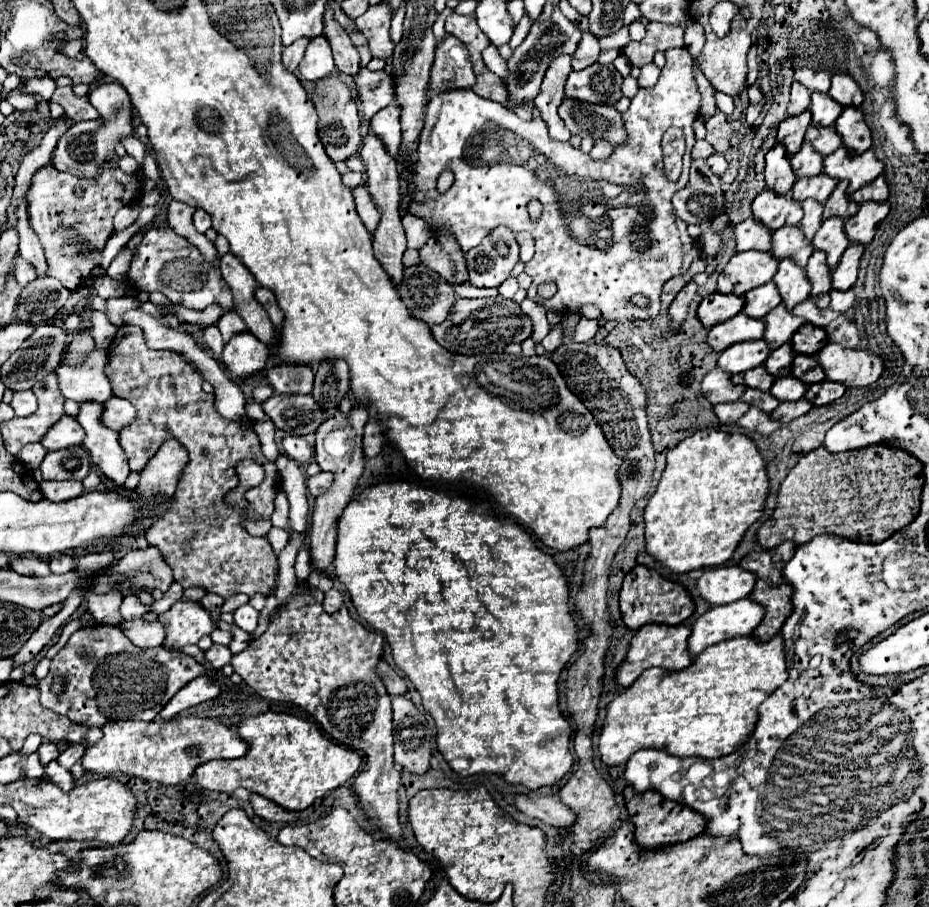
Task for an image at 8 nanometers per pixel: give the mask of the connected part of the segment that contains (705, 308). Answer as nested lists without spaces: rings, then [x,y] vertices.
[[[712,293],[704,297],[704,301],[698,307],[698,317],[700,321],[710,329],[716,323],[722,323],[742,311],[742,299],[738,295],[718,295]]]

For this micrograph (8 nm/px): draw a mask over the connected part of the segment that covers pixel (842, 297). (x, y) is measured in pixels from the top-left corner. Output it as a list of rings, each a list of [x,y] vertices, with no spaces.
[[[832,291],[832,301],[830,301],[830,309],[838,311],[838,313],[846,313],[848,309],[852,309],[856,305],[856,295],[854,291]]]

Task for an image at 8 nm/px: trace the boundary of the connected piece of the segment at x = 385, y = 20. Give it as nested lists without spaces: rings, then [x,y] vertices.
[[[386,3],[372,5],[362,17],[356,19],[356,25],[368,39],[370,51],[374,57],[380,57],[380,59],[392,57],[394,43],[390,39],[390,19],[392,15]]]

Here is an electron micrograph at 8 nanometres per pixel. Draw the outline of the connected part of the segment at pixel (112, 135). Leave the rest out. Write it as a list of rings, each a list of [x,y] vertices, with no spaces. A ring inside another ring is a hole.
[[[100,83],[90,95],[90,103],[100,111],[98,121],[80,121],[72,129],[68,129],[56,143],[52,151],[52,165],[54,167],[68,167],[68,173],[78,177],[98,175],[98,167],[106,161],[114,159],[114,145],[120,141],[122,135],[130,135],[132,129],[132,103],[126,89],[118,83]],[[78,159],[92,159],[92,161],[78,161]]]

